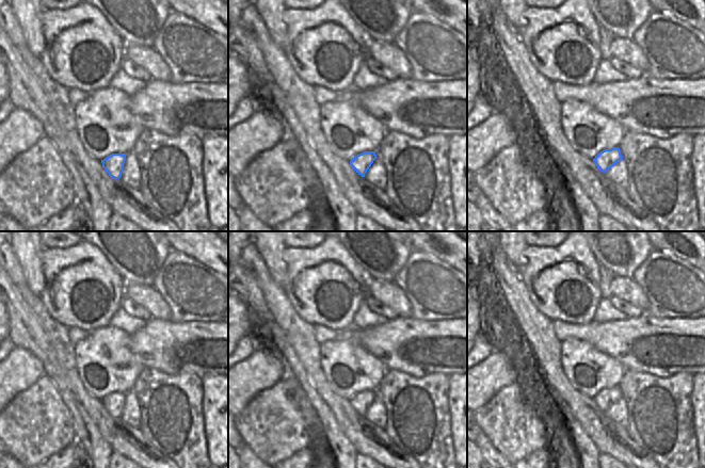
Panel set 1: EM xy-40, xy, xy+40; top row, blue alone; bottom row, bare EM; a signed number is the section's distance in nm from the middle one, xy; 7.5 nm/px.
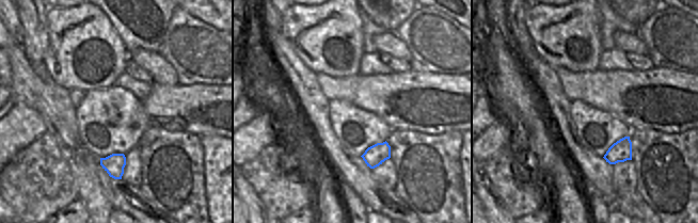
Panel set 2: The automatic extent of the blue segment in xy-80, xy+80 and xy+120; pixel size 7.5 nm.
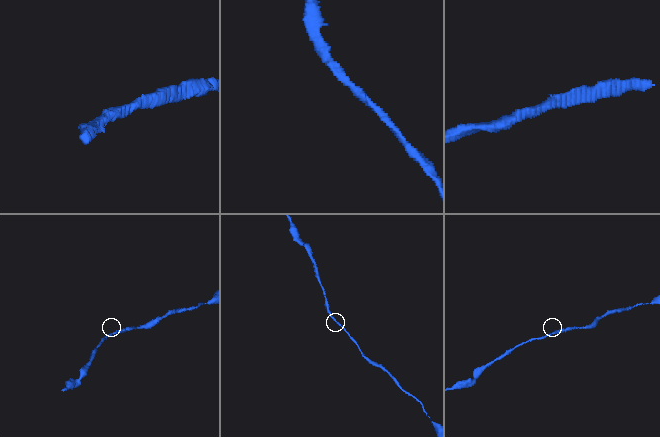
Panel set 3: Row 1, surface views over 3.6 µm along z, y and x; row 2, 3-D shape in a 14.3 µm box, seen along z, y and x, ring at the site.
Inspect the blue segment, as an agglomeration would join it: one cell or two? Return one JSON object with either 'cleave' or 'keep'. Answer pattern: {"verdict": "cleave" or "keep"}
{"verdict": "keep"}

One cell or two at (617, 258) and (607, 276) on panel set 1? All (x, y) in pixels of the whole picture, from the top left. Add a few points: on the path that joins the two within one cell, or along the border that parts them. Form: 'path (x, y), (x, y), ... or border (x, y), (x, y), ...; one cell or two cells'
border (599, 265), (607, 269), (614, 276); two cells

